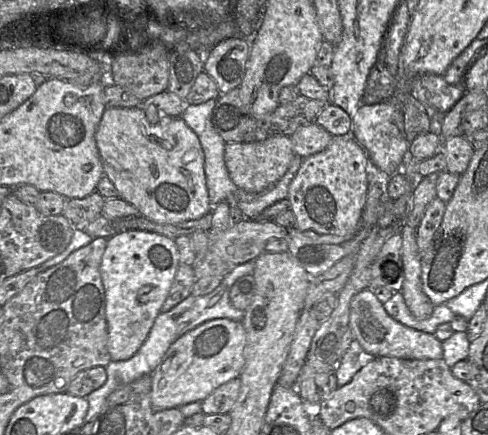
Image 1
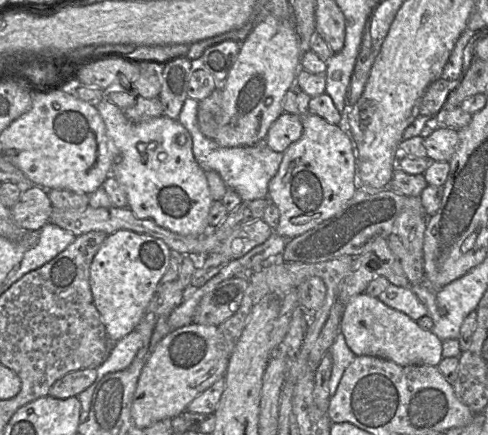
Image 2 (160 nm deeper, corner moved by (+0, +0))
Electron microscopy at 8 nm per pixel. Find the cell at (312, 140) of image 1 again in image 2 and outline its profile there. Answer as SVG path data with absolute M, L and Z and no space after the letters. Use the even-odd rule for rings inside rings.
M283 111L270 126L264 142L270 149L284 152L290 144L301 137L302 133L301 117Z

